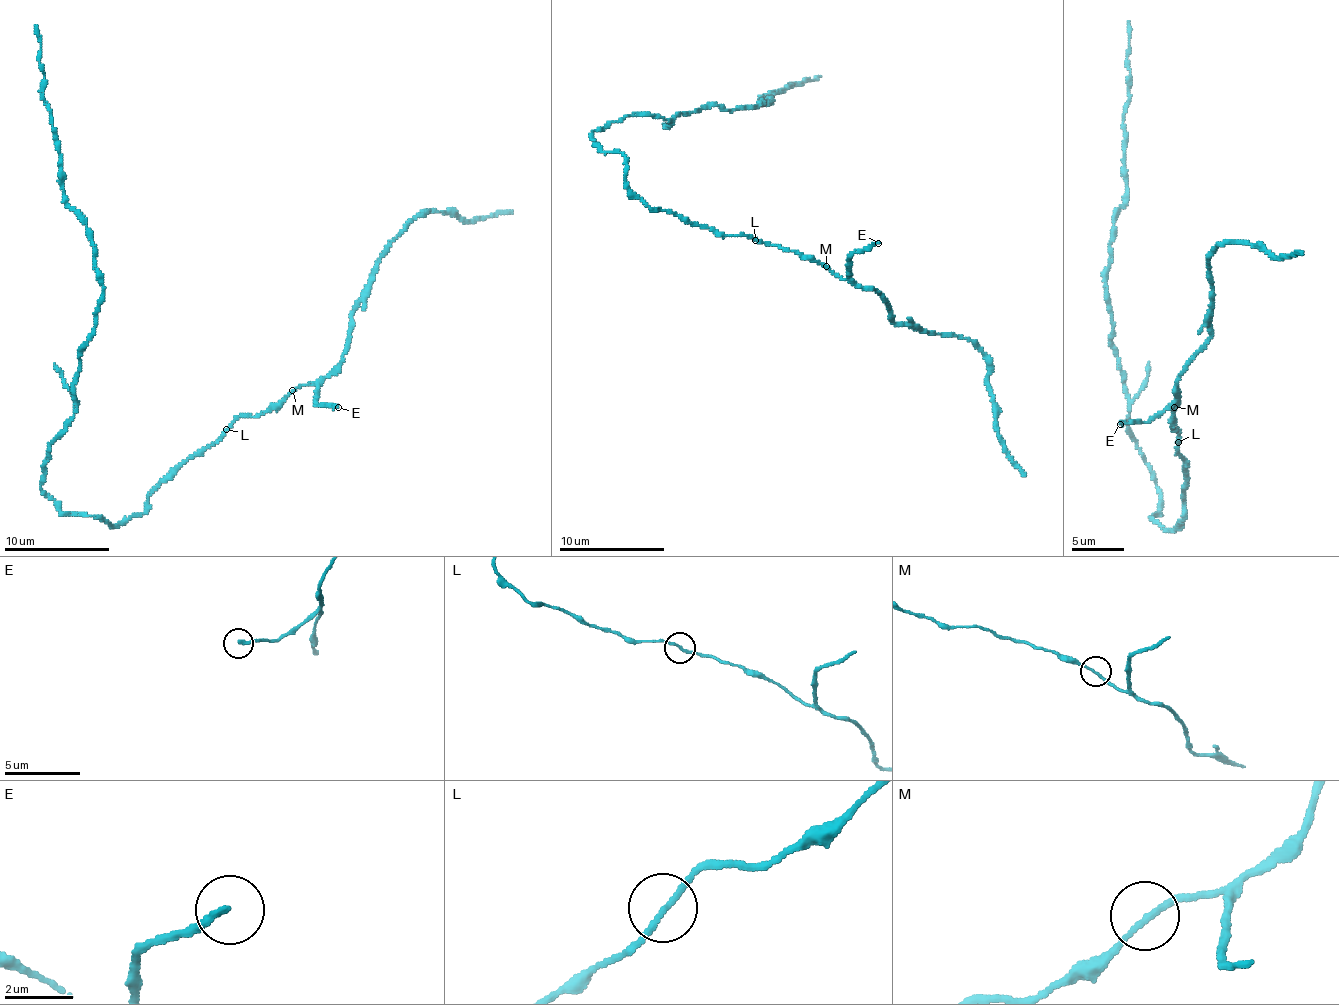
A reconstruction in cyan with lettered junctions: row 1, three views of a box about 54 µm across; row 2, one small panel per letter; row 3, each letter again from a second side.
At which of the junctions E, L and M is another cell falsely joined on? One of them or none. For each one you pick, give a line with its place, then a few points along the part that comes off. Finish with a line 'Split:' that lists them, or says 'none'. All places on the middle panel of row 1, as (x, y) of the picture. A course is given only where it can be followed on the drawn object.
Split: none

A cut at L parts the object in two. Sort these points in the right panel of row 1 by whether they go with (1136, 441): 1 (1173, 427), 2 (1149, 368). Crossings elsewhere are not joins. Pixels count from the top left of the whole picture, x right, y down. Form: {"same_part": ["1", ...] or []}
{"same_part": ["2"]}

